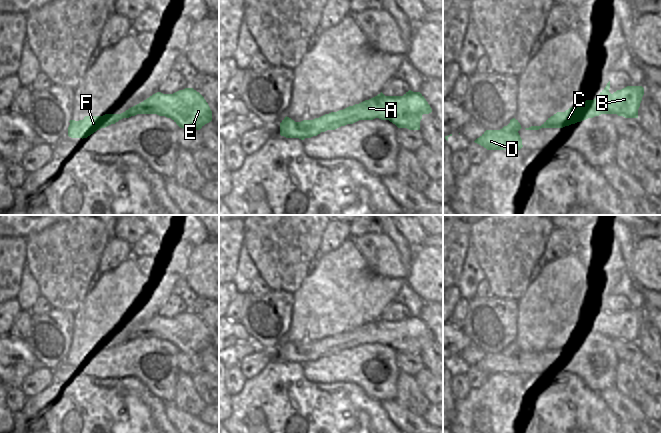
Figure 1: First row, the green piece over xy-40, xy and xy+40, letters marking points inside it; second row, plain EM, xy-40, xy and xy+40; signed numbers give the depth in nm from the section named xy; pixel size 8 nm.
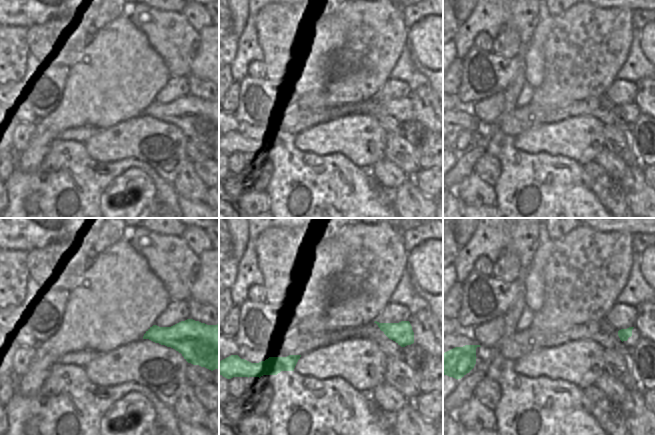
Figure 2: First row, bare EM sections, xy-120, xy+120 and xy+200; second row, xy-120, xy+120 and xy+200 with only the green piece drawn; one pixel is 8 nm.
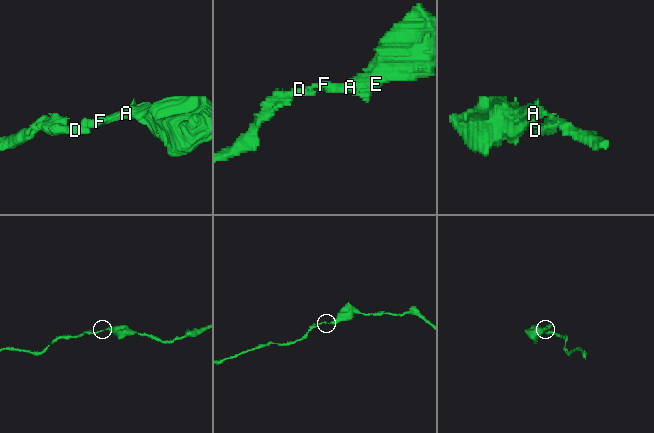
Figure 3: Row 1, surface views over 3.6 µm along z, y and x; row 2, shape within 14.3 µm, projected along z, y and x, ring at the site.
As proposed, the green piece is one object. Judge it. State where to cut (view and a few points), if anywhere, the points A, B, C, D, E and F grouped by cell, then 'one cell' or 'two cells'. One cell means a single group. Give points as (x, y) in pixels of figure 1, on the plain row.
no cut | A B C D E F | one cell

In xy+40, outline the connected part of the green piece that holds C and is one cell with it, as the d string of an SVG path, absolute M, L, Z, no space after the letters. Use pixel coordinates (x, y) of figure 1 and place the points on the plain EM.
M610 305L597 322L586 324L584 328L573 330L565 336L557 336L541 350L531 350L526 354L541 352L563 352L601 338L617 338L625 342L638 342L638 333L644 319L642 310L627 310L613 318L609 316Z

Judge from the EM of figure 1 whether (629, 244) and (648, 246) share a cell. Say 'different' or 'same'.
different

